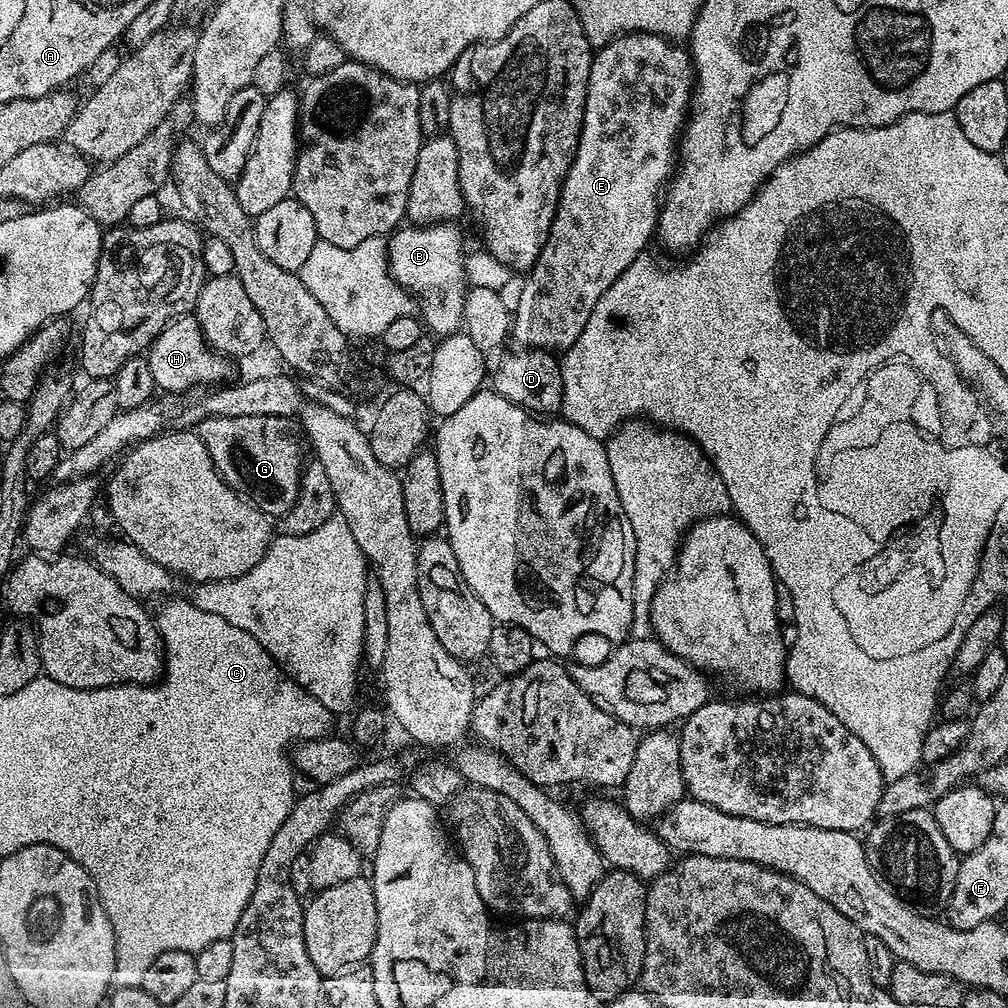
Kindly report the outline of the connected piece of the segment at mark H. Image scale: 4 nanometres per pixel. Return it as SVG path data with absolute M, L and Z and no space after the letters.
M195 315L179 316L165 326L146 352L150 374L154 374L157 389L163 392L188 392L199 384L220 386L232 372L233 361L209 344Z

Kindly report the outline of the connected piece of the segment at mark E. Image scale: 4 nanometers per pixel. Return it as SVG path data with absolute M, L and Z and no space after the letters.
M628 33L611 40L593 55L586 106L584 107L584 125L580 131L580 145L576 148L576 154L572 157L572 165L564 179L558 210L554 214L554 222L548 240L544 243L544 249L538 262L532 267L532 271L527 273L525 280L528 281L525 282L524 289L520 292L520 301L514 304L514 319L510 336L513 341L516 339L520 343L517 345L521 349L557 350L556 348L560 348L559 350L566 350L570 347L578 338L578 334L582 334L594 306L598 306L598 298L602 298L602 294L606 294L606 290L610 290L610 286L614 286L616 279L647 249L644 247L648 244L648 238L653 237L656 229L658 201L661 199L662 189L676 164L676 145L690 106L690 81L693 76L691 55L679 43L669 42L663 36Z

